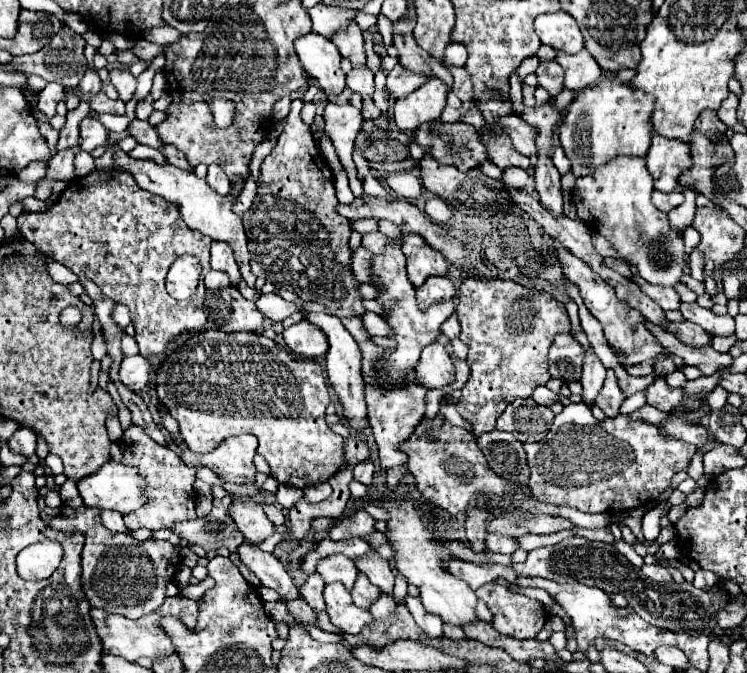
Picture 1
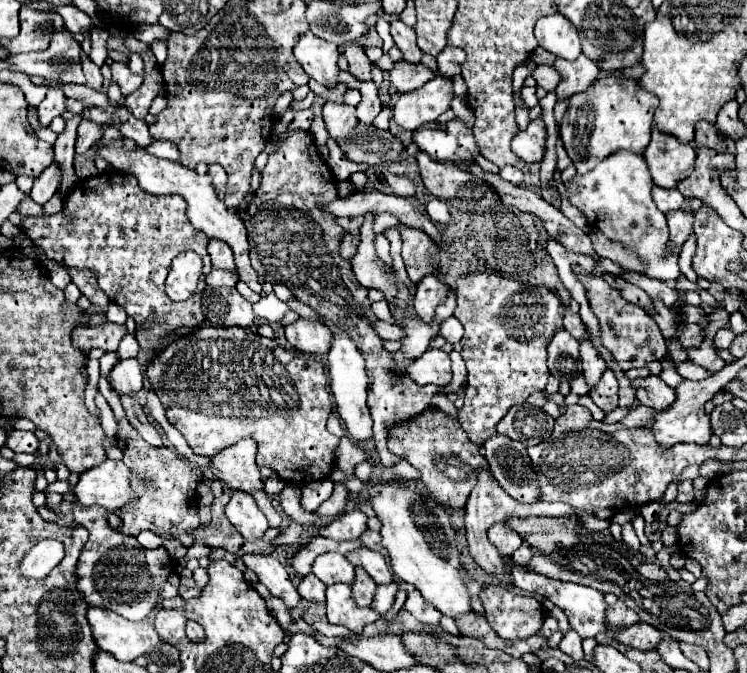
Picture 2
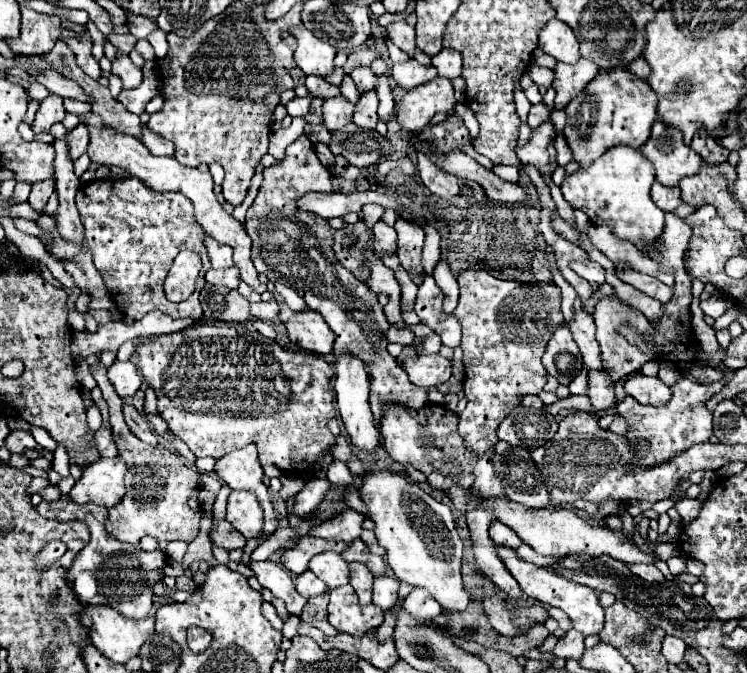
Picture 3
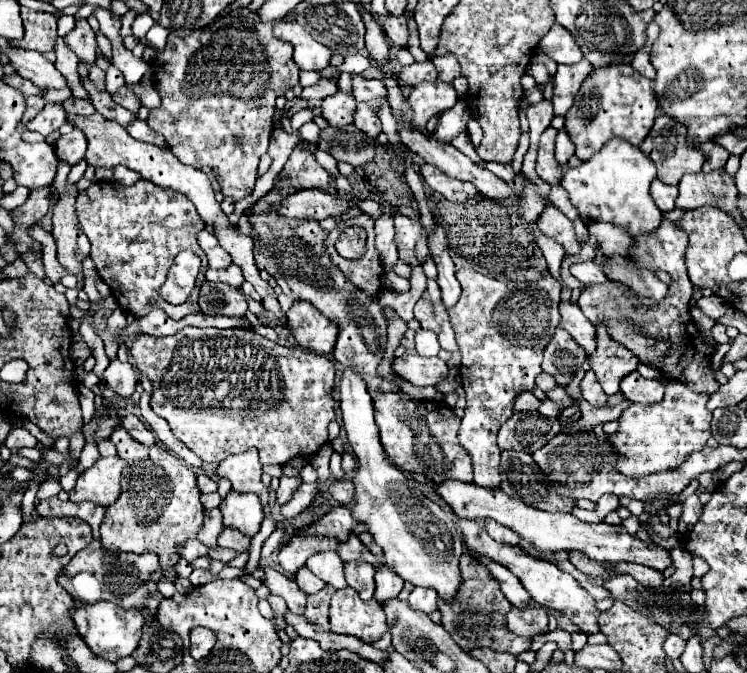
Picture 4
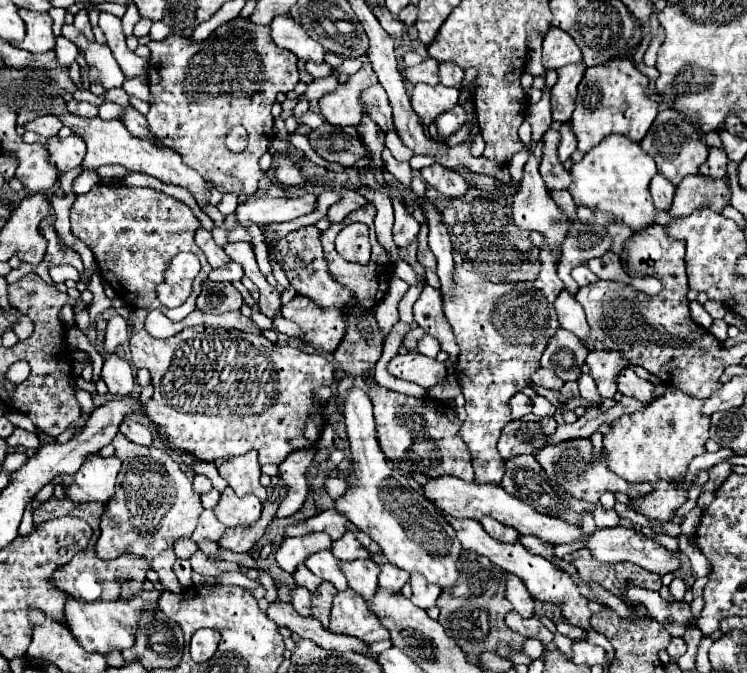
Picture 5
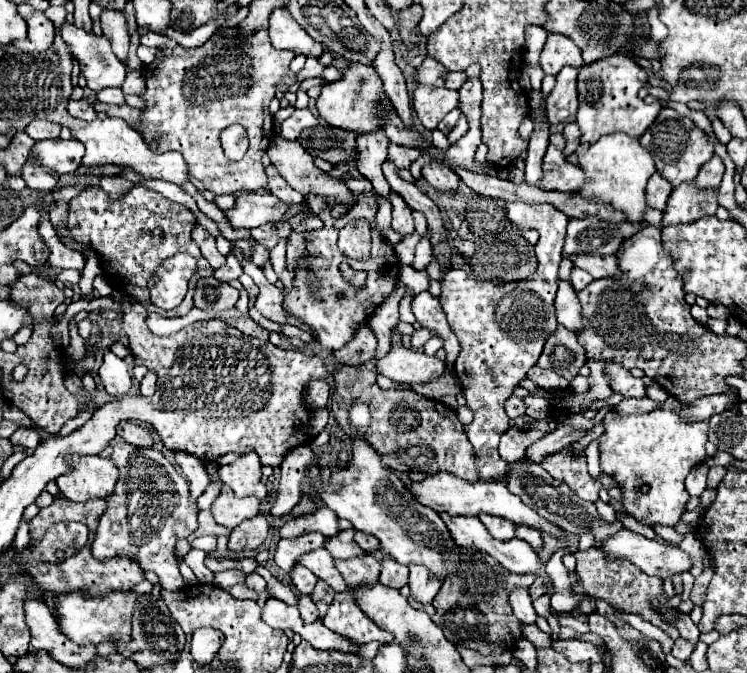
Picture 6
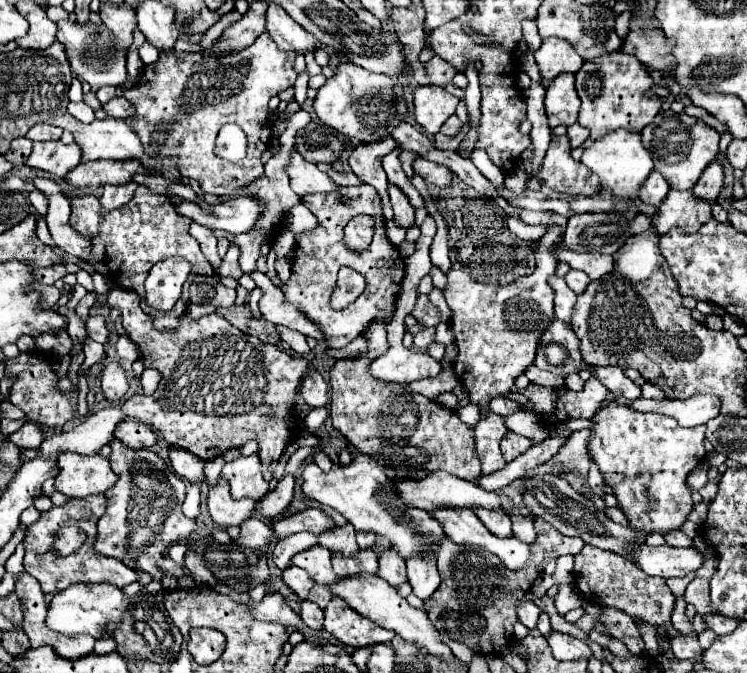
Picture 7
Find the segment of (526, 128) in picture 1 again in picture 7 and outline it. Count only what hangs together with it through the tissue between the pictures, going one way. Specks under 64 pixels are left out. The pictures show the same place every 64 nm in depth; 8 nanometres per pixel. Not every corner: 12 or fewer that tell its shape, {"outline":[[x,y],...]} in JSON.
{"outline":[[552,136],[528,190],[598,194],[600,180],[570,156],[566,136]]}

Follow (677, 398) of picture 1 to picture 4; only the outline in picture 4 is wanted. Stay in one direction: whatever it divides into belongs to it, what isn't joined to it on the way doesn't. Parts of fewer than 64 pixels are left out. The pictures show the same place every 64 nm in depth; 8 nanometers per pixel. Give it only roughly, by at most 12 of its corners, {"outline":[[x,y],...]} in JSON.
{"outline":[[630,372],[620,382],[620,392],[638,404],[664,398],[658,380]]}

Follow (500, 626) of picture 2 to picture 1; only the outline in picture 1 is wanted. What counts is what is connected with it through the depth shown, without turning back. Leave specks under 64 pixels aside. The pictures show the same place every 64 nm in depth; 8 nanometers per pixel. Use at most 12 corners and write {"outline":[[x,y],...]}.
{"outline":[[490,582],[476,590],[496,632],[536,638],[548,614],[524,594]]}

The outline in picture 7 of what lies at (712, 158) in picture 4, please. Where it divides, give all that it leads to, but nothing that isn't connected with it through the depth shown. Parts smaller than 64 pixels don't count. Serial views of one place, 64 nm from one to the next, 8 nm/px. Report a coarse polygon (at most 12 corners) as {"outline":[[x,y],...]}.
{"outline":[[718,162],[704,170],[692,188],[700,200],[716,202],[724,186]]}

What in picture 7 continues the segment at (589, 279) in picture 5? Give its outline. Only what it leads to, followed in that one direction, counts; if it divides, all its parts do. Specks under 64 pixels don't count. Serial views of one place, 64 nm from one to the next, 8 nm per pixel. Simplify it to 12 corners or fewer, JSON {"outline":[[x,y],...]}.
{"outline":[[570,270],[564,276],[576,294],[582,294],[590,284],[580,270]]}

